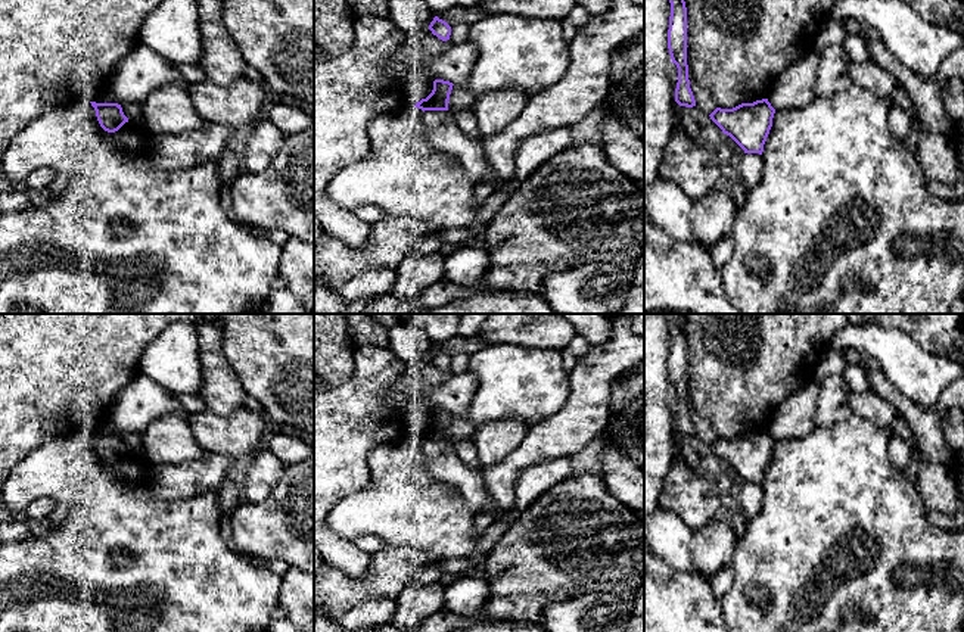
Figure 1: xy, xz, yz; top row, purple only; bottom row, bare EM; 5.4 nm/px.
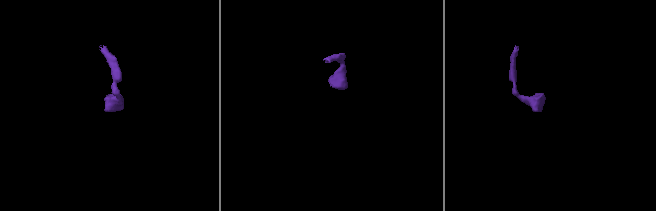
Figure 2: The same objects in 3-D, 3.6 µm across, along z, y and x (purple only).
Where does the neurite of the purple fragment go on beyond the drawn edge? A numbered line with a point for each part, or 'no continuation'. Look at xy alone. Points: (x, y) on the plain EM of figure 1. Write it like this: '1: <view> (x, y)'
no continuation

